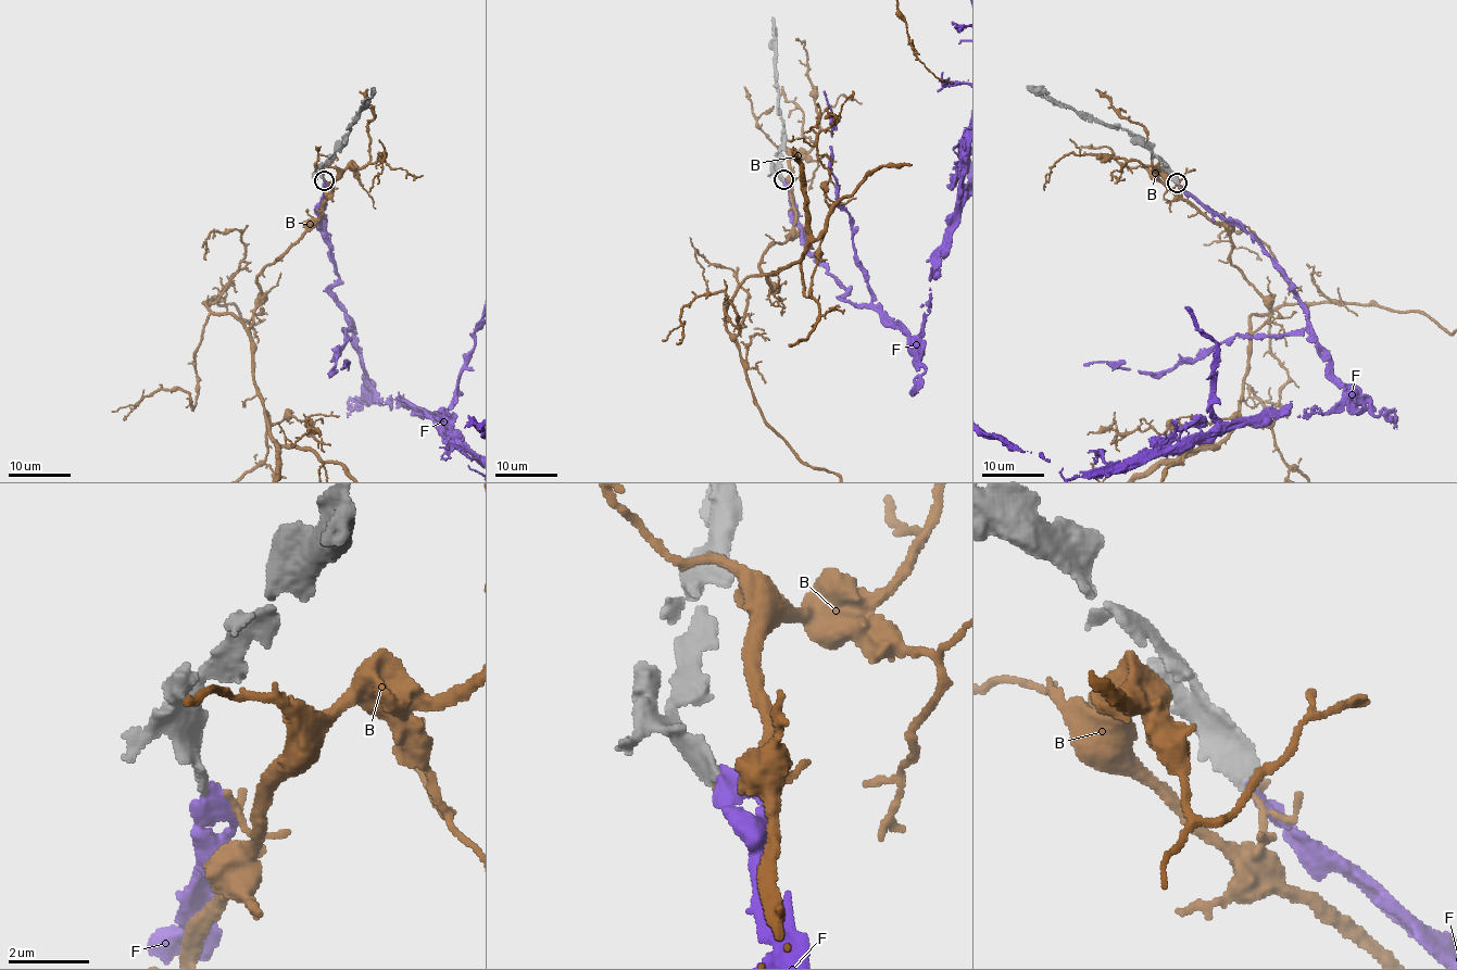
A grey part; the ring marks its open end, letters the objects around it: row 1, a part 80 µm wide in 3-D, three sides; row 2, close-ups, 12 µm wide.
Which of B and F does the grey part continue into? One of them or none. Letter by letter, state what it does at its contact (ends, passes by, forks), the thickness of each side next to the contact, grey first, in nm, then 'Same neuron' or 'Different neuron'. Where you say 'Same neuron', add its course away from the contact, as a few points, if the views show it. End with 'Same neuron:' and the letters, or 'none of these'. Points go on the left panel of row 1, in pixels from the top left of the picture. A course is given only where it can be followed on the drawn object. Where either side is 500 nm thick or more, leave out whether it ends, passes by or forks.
B: It ends there. Thickness 360 nm (grey) against 130 nm. Different neuron
F: It passes by. Thickness 380 nm (grey) against 240 nm. Same neuron
Same neuron: F

